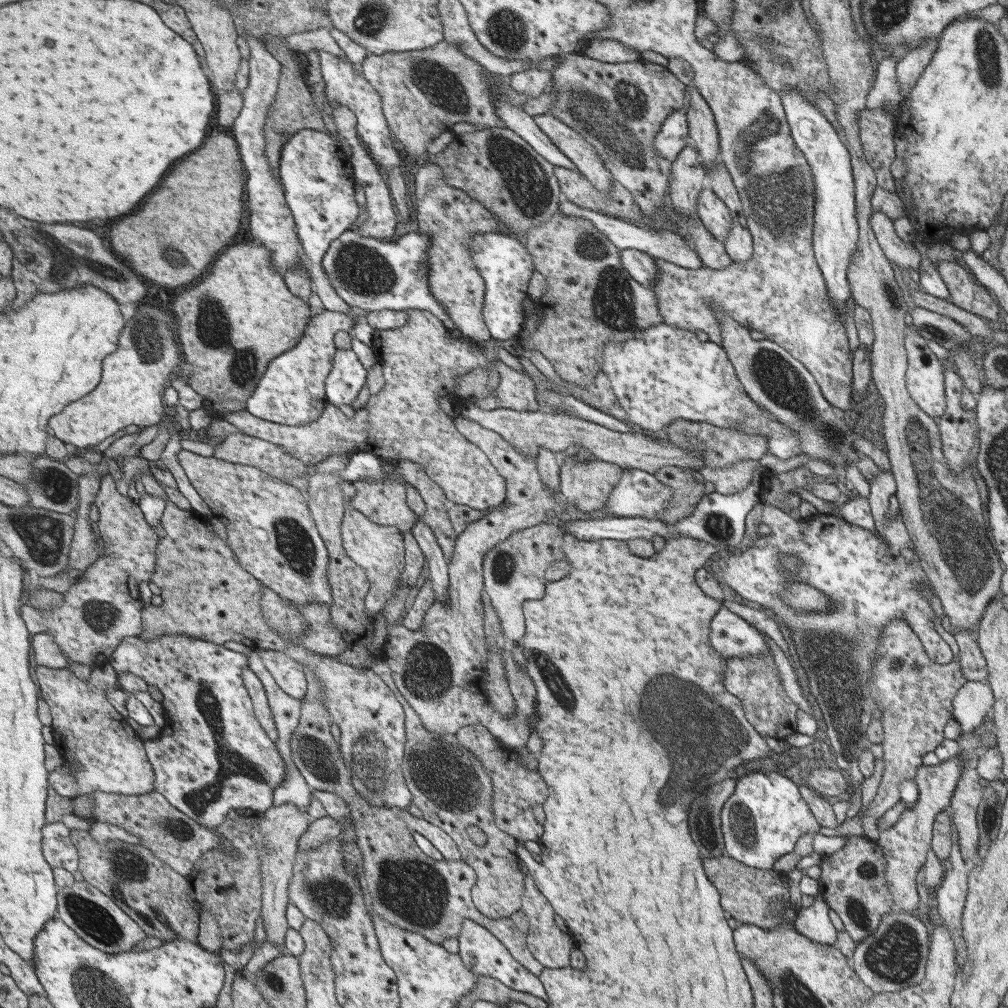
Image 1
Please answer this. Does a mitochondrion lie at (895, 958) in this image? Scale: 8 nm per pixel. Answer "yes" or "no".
yes

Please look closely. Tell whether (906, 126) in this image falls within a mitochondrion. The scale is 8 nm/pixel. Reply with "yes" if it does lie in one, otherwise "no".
no

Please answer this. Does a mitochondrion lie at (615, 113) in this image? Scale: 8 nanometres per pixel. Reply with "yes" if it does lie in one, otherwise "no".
yes

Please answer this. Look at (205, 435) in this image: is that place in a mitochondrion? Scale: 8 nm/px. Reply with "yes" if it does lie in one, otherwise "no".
no

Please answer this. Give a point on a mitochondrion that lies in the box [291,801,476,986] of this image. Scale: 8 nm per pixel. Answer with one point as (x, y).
(415, 891)

